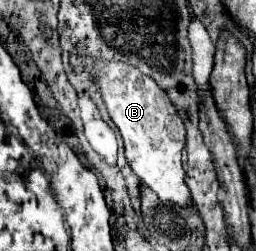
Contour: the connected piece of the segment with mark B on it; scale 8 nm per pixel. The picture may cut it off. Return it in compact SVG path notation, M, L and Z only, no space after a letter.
M95 61L95 73L109 117L113 119L125 141L125 157L131 169L149 189L157 193L161 201L171 201L177 207L191 207L191 191L185 185L185 171L181 167L185 129L167 93L163 93L163 89L159 89L155 81L139 73L139 69L129 65Z

